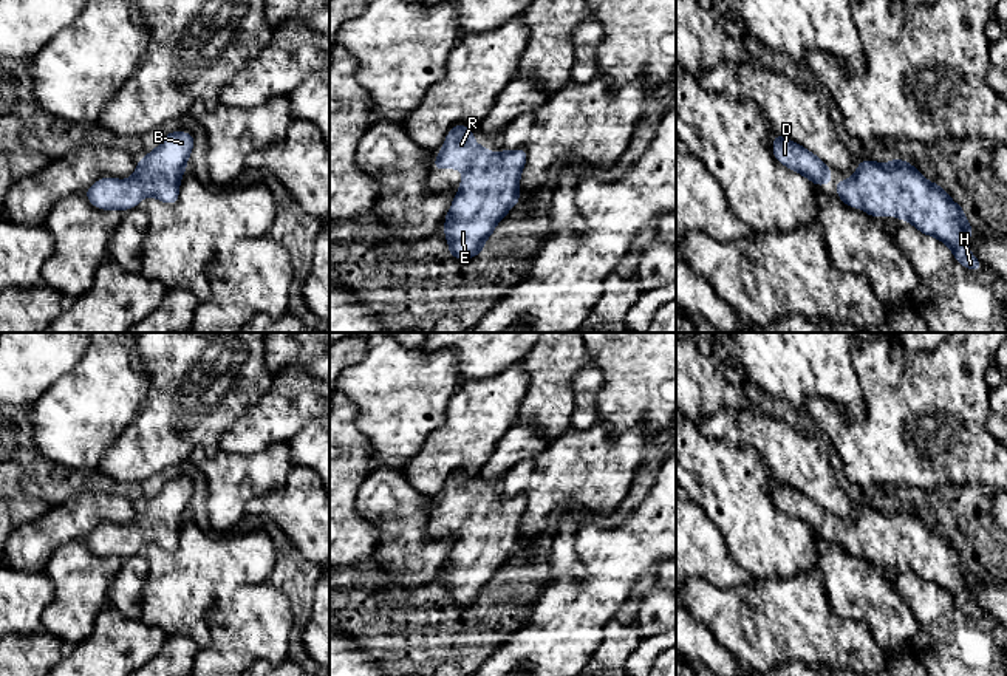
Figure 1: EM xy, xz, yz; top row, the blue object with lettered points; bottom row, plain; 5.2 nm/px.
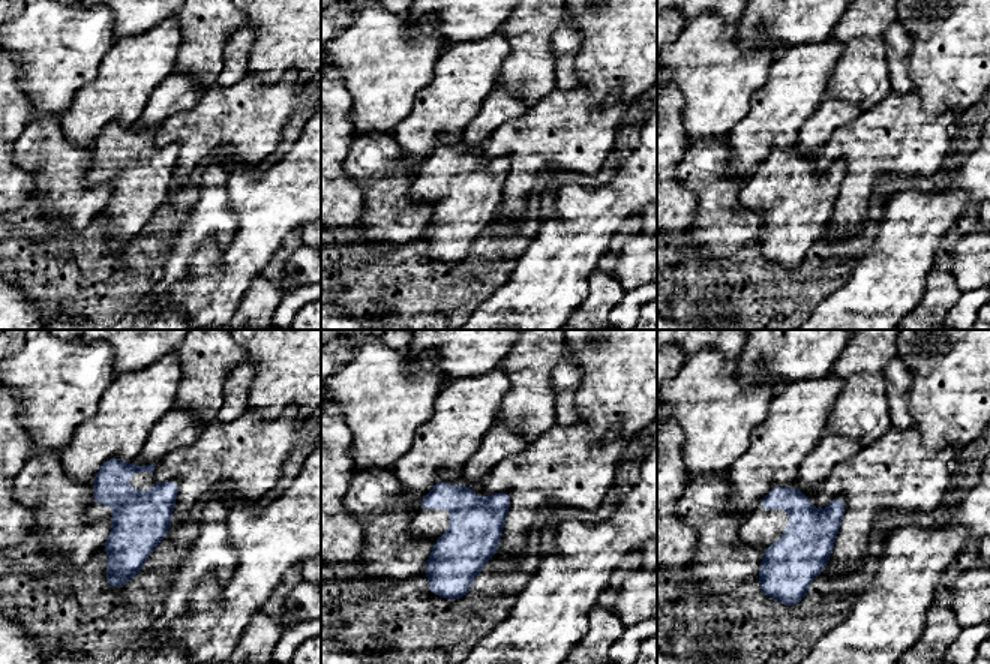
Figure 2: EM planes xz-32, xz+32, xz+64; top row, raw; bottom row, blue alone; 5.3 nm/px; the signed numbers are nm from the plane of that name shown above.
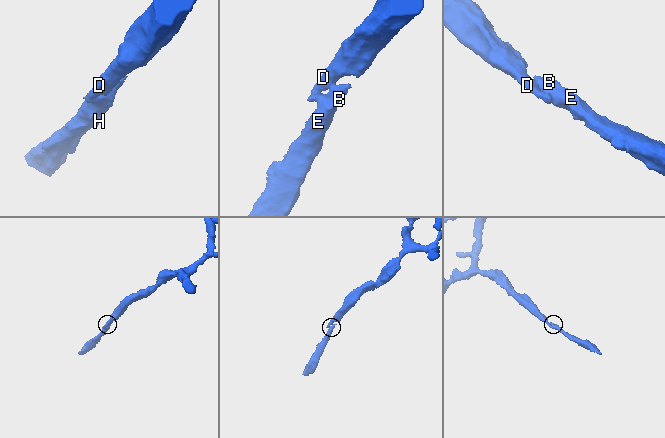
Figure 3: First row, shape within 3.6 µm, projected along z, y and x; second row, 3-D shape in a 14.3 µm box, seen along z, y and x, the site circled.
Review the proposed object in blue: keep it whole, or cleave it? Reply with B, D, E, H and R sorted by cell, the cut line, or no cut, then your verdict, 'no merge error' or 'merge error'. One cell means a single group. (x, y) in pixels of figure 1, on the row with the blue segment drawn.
groups B D E H R; cut none; no merge error

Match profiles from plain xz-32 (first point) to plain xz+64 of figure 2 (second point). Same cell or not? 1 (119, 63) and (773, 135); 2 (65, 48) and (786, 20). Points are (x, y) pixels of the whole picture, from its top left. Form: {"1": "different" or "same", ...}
{"1": "same", "2": "different"}

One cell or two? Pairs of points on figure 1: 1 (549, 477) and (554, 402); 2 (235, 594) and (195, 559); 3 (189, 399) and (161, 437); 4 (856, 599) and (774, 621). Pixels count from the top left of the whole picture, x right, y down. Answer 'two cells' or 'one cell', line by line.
1: two cells
2: two cells
3: one cell
4: two cells

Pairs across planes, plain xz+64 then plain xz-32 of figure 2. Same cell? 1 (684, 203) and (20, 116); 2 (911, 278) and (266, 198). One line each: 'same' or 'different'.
1: same
2: same

